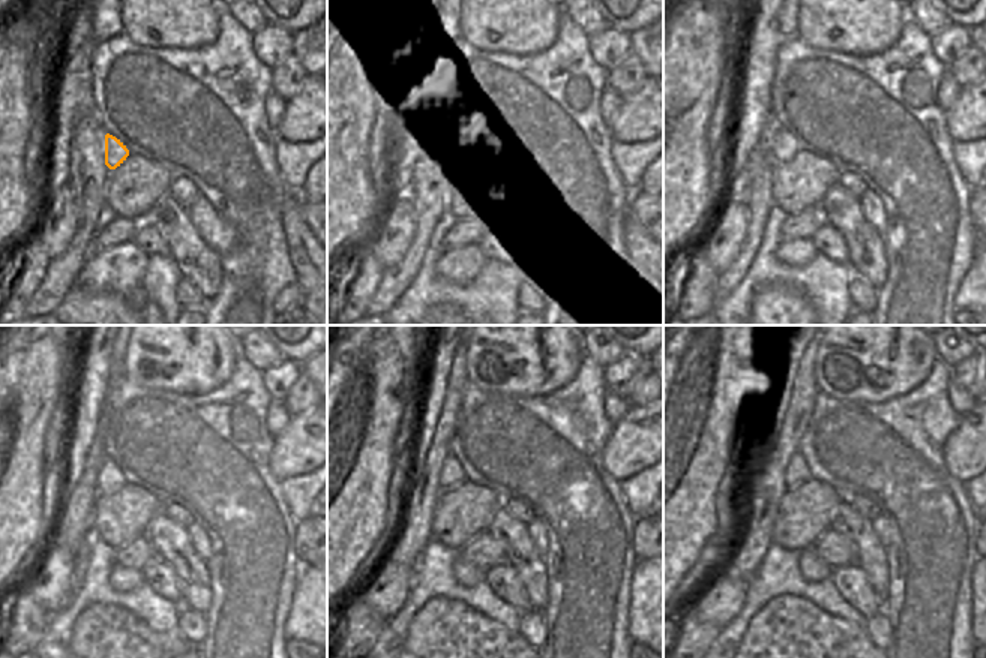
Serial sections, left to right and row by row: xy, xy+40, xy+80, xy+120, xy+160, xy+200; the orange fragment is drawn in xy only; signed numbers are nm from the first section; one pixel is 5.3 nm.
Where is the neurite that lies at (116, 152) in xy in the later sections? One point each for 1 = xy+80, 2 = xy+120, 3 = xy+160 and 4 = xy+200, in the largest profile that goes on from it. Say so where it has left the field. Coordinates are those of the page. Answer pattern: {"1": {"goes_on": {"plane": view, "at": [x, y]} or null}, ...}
{"1": {"goes_on": {"plane": "xy+80", "at": [782, 146]}}, "2": {"goes_on": {"plane": "xy+120", "at": [110, 478]}}, "3": {"goes_on": {"plane": "xy+160", "at": [452, 475]}}, "4": {"goes_on": {"plane": "xy+200", "at": [791, 469]}}}

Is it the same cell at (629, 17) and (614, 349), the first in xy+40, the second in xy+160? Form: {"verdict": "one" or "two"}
{"verdict": "two"}

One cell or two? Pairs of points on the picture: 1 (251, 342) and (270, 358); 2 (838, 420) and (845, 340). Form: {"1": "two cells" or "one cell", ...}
{"1": "one cell", "2": "two cells"}

